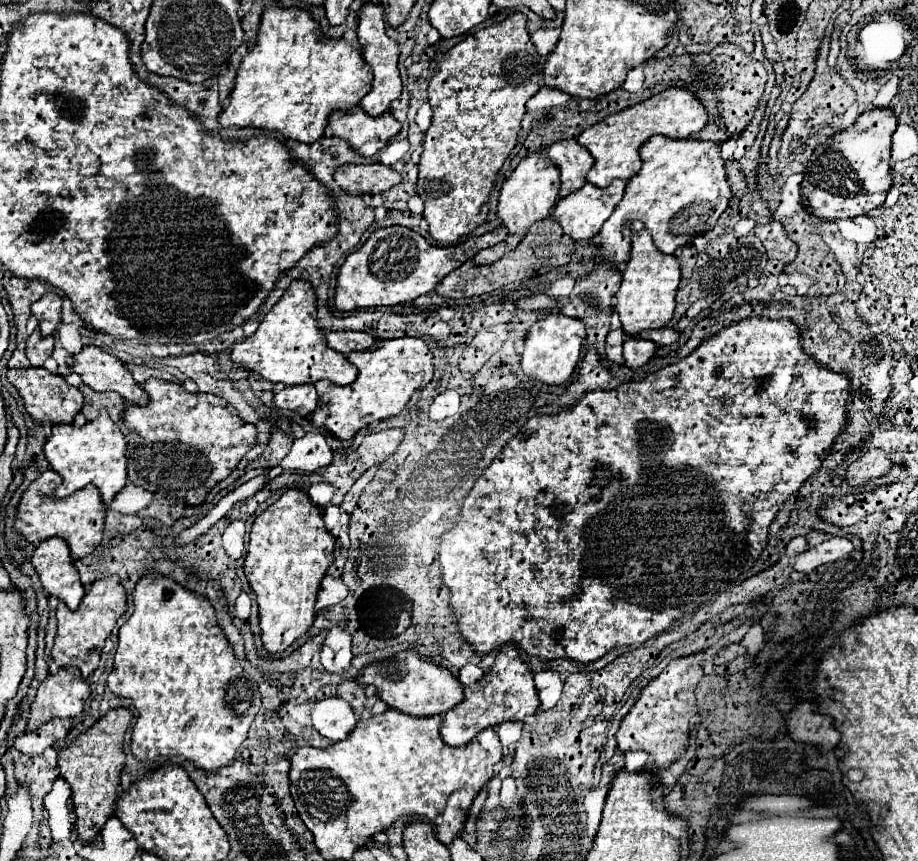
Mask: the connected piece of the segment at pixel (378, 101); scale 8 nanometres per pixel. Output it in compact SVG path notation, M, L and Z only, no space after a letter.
M364 3L362 11L360 11L360 23L358 23L358 41L360 47L364 51L364 59L366 63L372 67L374 73L374 81L372 81L372 89L370 93L360 101L360 107L372 115L378 117L384 111L388 111L390 103L394 99L400 97L400 89L402 89L402 81L400 81L400 73L398 73L398 57L400 57L400 47L398 43L386 35L386 21L384 21L384 9L382 5L376 3Z

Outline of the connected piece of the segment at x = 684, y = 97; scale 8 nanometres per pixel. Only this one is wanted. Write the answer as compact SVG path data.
M672 87L666 89L658 95L652 95L650 99L632 105L624 111L612 113L600 123L586 127L578 135L578 143L584 145L592 157L594 157L594 167L588 171L586 179L588 183L596 187L608 187L614 179L630 179L640 171L642 161L638 155L638 149L646 139L652 135L674 135L674 137L690 137L696 131L700 131L708 121L704 105L696 99L696 95L688 89Z

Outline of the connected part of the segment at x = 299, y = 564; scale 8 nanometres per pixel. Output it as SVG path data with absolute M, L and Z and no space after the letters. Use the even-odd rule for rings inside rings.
M288 489L274 505L270 505L262 515L256 517L250 531L244 573L258 599L262 645L268 653L284 651L310 629L310 625L314 623L314 613L316 613L314 603L320 589L320 581L326 575L332 561L334 561L334 537L324 527L322 509L312 503L308 493L298 489Z

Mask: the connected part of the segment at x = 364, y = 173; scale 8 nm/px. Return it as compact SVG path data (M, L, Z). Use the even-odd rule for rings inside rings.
M382 163L372 165L342 165L336 169L334 179L344 191L356 195L356 193L380 193L386 191L402 181L400 173L396 173L392 167L386 167Z

